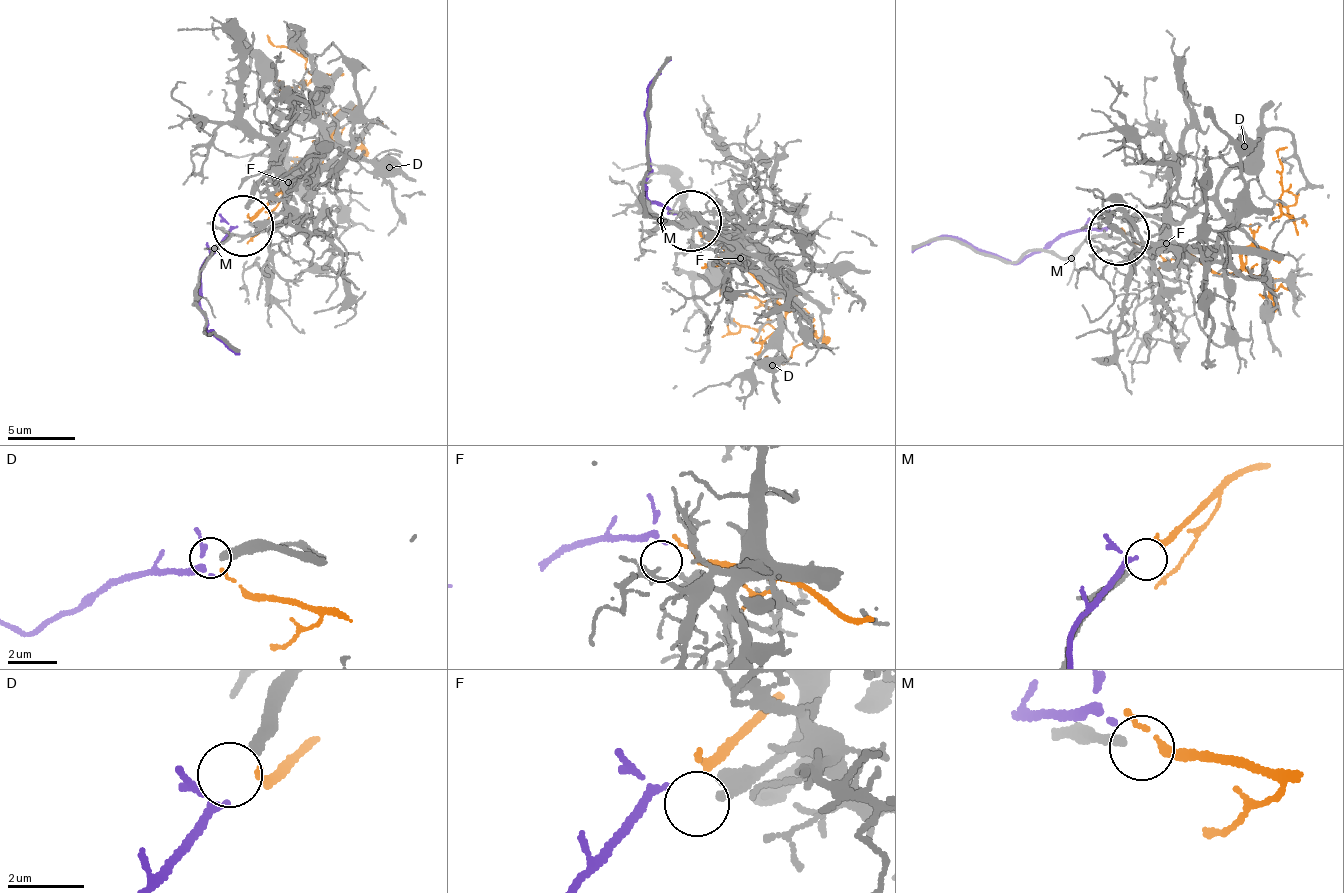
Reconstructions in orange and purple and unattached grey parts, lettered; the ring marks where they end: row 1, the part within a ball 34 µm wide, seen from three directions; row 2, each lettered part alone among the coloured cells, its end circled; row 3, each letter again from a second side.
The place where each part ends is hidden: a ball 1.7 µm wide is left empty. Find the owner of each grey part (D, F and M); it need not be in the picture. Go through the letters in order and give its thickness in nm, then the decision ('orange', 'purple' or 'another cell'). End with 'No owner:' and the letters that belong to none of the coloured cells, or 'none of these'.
D: calibre 320 nm; another cell
F: calibre 200 nm; purple
M: calibre 240 nm; orange
No owner: D

